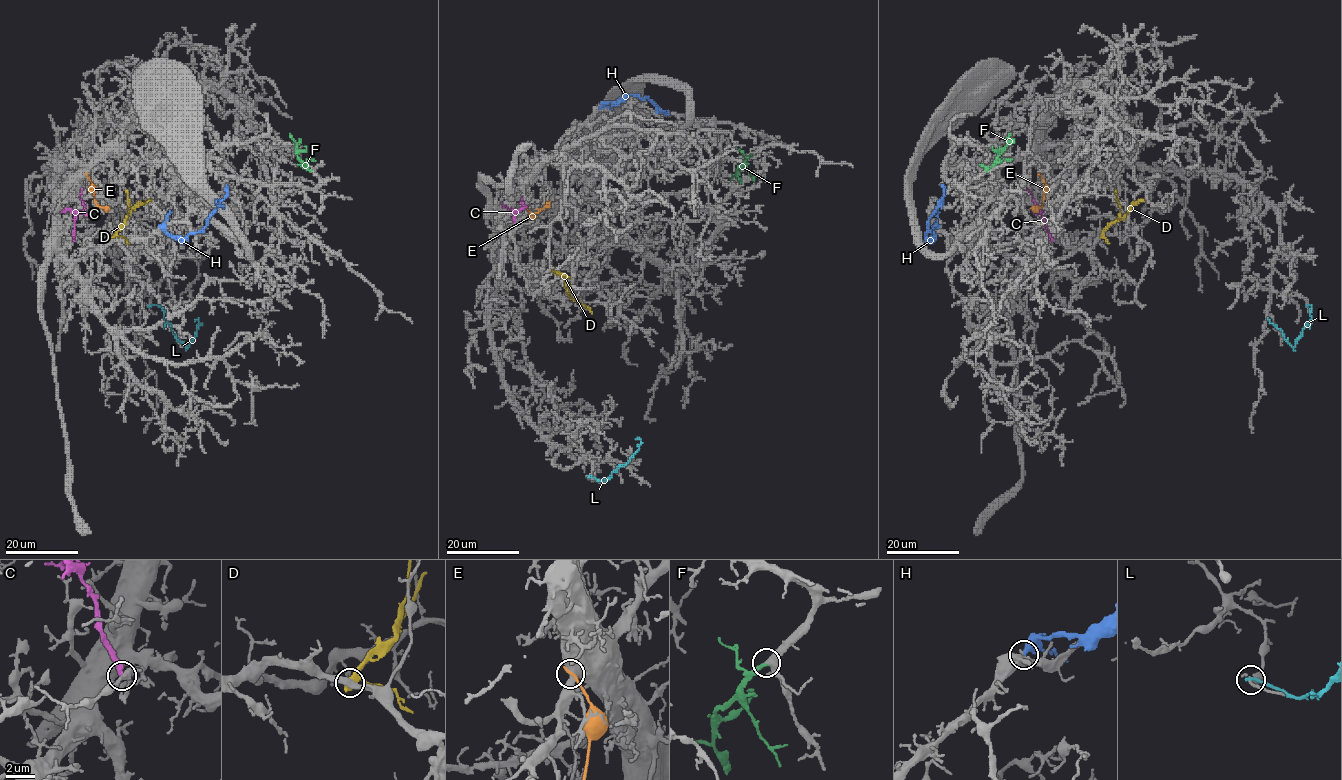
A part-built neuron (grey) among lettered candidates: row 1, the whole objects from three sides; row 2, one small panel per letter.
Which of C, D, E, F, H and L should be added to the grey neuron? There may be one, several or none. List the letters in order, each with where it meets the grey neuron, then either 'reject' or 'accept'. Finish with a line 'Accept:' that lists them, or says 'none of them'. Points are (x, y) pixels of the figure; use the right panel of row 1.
C: meets grey at (1051, 239); reject
D: meets grey at (1100, 235); reject
E: meets grey at (1040, 175); reject
F: meets grey at (985, 170); accept
H: meets grey at (937, 227); reject
L: meets grey at (1307, 306); reject
Accept: F

